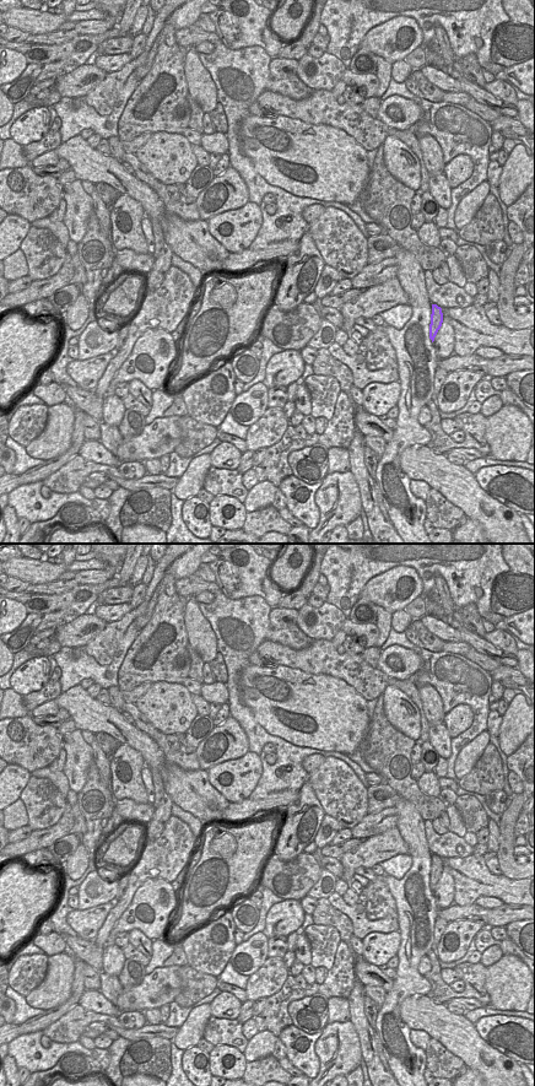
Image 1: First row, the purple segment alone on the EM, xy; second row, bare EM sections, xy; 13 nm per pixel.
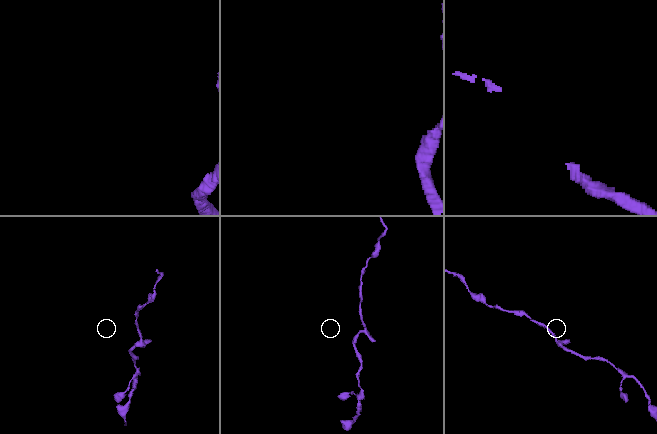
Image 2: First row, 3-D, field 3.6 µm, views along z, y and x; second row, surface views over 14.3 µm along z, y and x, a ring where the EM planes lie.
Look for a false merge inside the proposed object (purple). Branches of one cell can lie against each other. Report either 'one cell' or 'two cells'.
one cell

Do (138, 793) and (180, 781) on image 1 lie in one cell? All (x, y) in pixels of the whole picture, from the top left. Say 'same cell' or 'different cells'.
different cells

